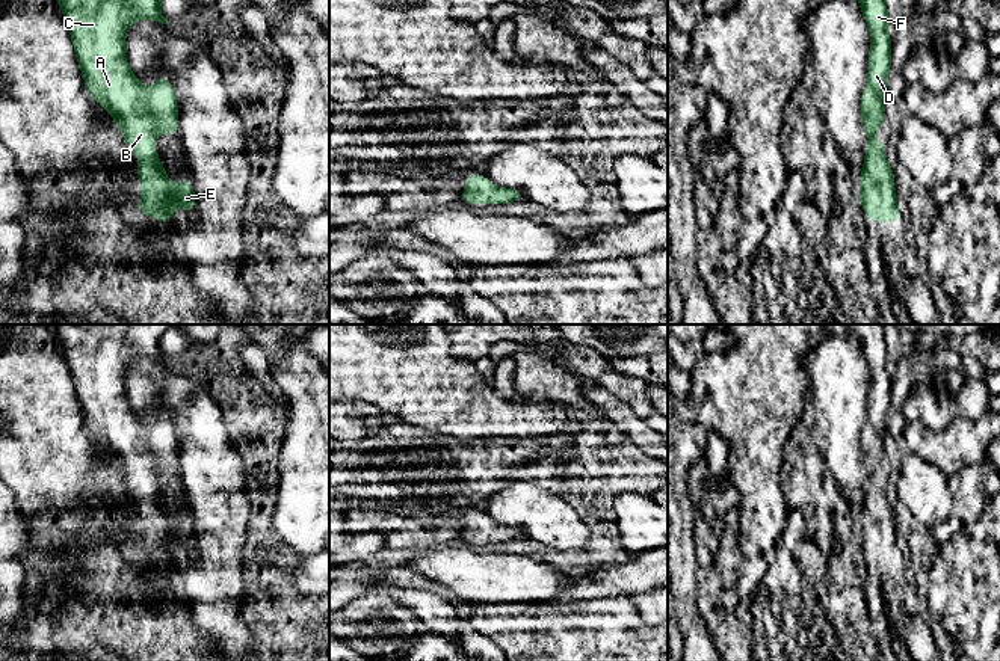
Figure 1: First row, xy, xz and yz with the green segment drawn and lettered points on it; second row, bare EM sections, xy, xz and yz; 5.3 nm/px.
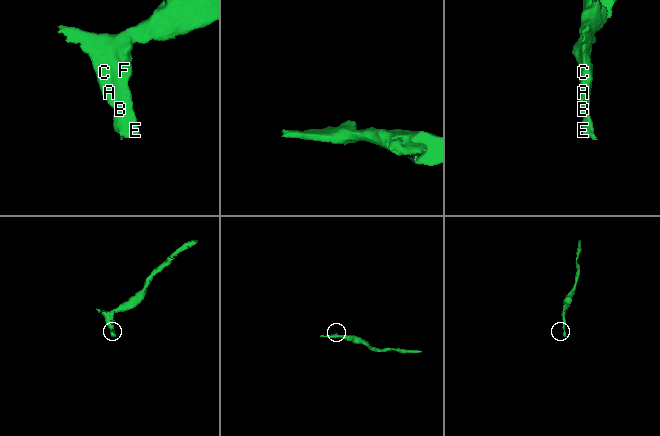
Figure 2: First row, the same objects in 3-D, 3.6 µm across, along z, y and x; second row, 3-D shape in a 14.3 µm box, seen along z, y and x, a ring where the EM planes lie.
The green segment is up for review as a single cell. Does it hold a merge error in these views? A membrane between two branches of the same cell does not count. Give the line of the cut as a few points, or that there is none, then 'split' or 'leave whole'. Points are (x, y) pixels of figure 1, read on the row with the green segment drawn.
no cut; leave whole

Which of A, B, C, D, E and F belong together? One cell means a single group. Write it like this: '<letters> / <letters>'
A B C D E F

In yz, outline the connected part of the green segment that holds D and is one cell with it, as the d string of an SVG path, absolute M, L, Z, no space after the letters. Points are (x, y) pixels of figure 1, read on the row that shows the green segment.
M860 0L861 14L870 29L870 56L867 86L861 98L861 115L867 137L866 158L863 163L858 198L866 219L876 222L900 222L897 196L894 192L894 174L888 166L885 145L873 140L879 127L885 122L884 94L887 75L891 66L891 36L887 33L888 8L885 0Z

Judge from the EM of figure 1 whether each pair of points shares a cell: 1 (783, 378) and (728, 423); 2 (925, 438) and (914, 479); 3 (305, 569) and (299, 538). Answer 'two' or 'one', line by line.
1: one
2: two
3: two

